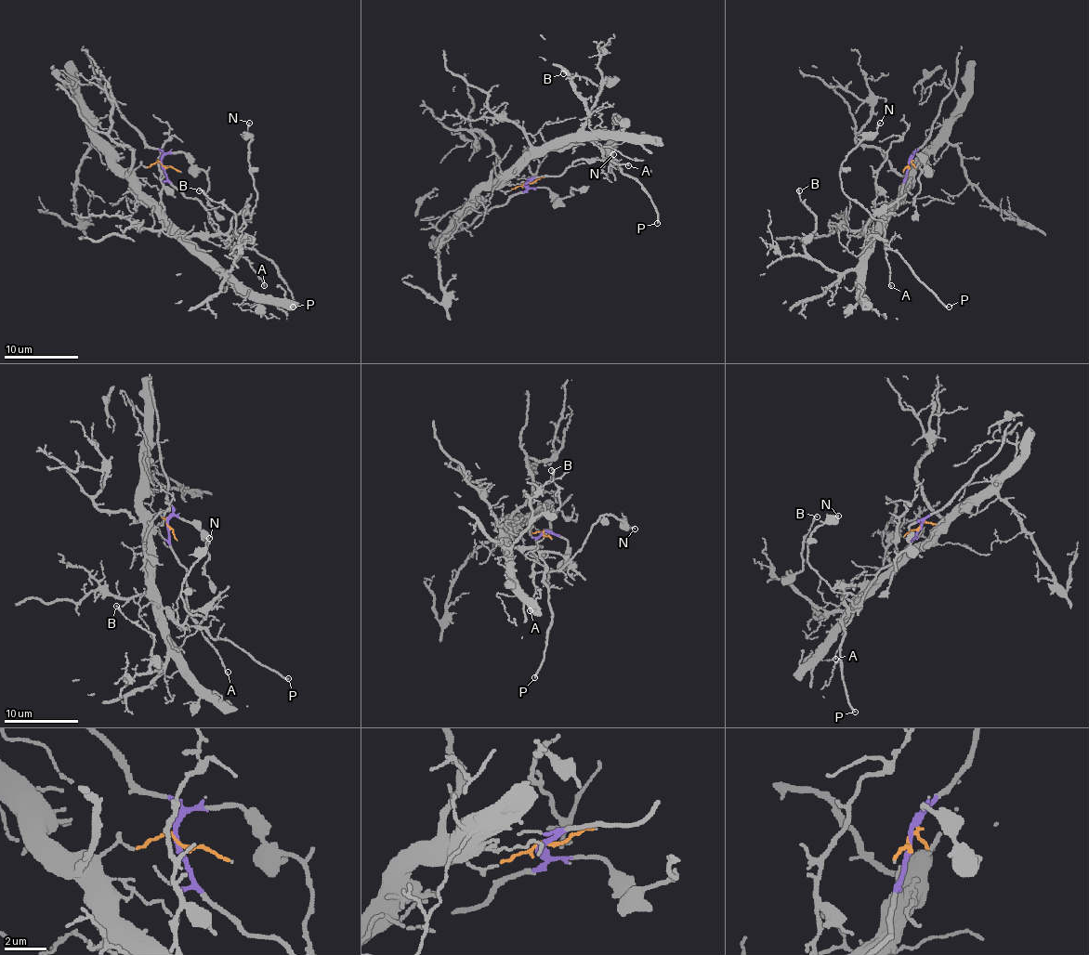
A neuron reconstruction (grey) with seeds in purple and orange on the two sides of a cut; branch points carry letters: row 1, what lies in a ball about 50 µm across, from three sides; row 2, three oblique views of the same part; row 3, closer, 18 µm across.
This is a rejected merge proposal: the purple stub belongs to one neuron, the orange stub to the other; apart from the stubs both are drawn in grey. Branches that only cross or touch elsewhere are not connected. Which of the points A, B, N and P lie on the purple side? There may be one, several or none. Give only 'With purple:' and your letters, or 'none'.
With purple: A, N

